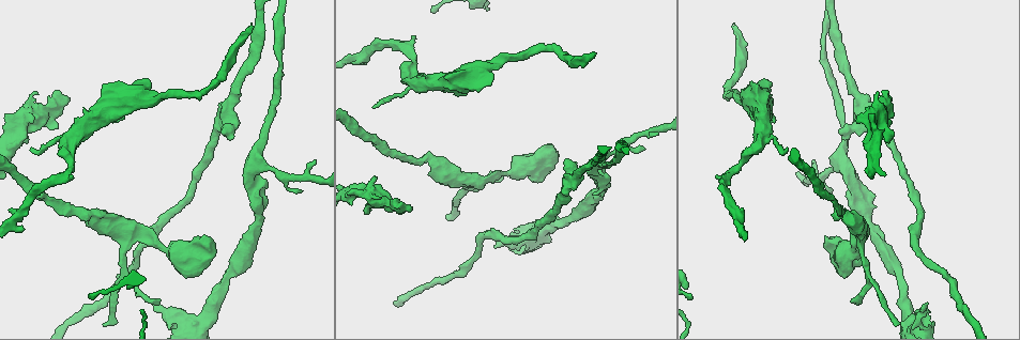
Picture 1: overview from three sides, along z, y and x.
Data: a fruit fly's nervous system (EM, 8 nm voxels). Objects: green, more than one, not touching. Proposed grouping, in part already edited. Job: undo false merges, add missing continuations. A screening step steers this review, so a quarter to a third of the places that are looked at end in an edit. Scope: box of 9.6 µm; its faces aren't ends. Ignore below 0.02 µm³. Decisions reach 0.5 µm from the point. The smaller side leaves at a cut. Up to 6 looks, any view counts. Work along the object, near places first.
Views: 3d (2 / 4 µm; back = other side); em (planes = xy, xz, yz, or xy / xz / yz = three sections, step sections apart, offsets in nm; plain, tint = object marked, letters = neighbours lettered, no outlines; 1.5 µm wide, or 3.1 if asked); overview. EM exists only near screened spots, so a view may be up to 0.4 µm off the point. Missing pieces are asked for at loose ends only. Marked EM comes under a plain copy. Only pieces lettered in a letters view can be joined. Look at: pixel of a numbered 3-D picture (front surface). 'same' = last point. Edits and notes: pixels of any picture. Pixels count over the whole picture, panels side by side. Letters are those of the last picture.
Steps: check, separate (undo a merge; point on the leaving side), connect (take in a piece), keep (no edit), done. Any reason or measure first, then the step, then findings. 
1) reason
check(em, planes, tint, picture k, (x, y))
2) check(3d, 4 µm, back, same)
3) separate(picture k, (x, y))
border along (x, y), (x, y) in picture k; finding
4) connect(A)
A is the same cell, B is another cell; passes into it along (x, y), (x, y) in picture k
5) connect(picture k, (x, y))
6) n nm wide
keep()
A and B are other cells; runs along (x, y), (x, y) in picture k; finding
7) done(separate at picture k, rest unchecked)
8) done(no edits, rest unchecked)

check(3d, 4 µm, picture 1, (414, 59))

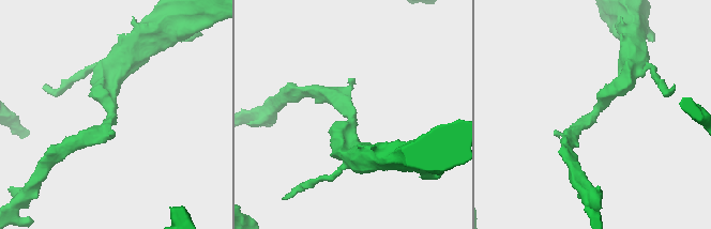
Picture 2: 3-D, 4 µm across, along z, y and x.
arms of 220, 280 nm
check(em, xz, step 8, letters, picture 2, (596, 115))

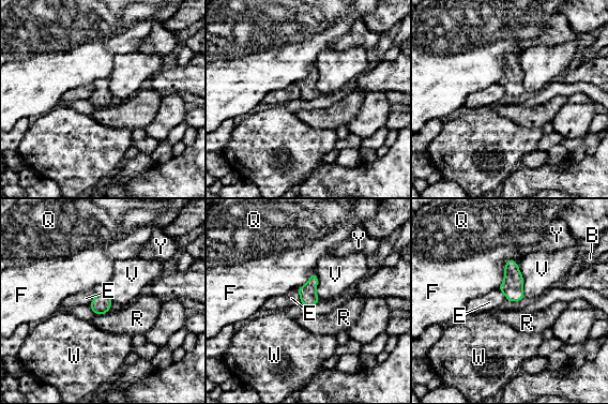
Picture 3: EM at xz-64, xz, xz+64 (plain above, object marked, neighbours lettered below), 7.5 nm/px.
check(em, planes, letters, same)

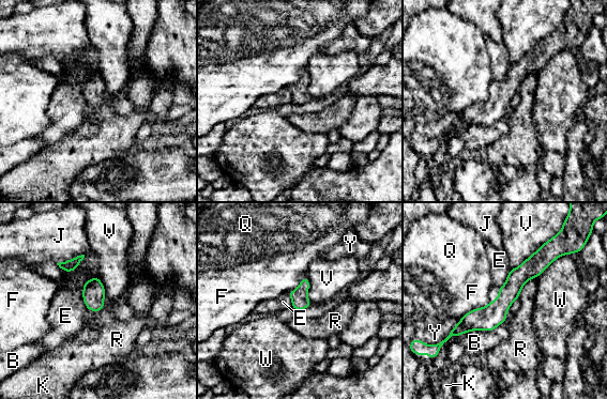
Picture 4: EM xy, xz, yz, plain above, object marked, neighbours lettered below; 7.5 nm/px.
130 nm wide; V touches over 340 nm
keep()
B, E, F, J, K, Q, R, V, W and Y are other cells; continuous, no second cell

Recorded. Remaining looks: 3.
free end
check(3d, 2 µm, picture 1, (33, 149))

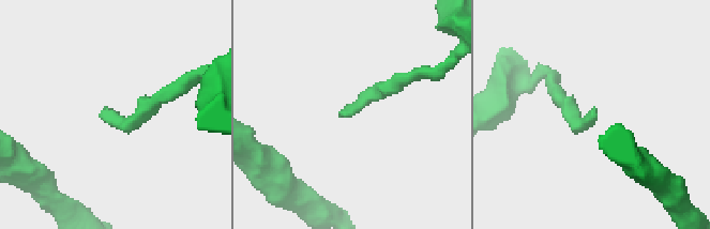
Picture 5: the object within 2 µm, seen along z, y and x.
check(em, planes, letters, picture 5, (342, 116))

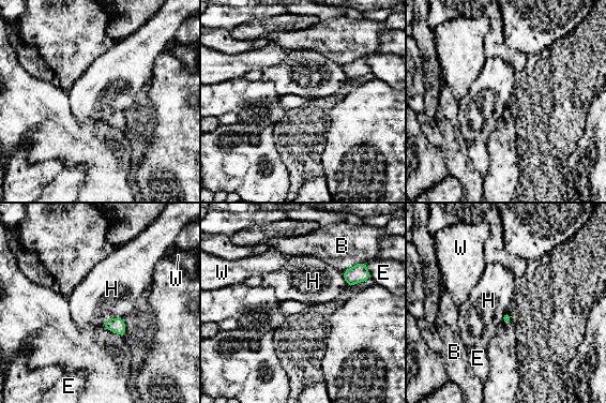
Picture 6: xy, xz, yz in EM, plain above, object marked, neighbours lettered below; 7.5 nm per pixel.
keep()
B, E, H and W are other cells; border along (122, 317), (110, 317), (102, 325) in picture 6; none of them fits

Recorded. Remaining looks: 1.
done(no edits, rest unchecked)

